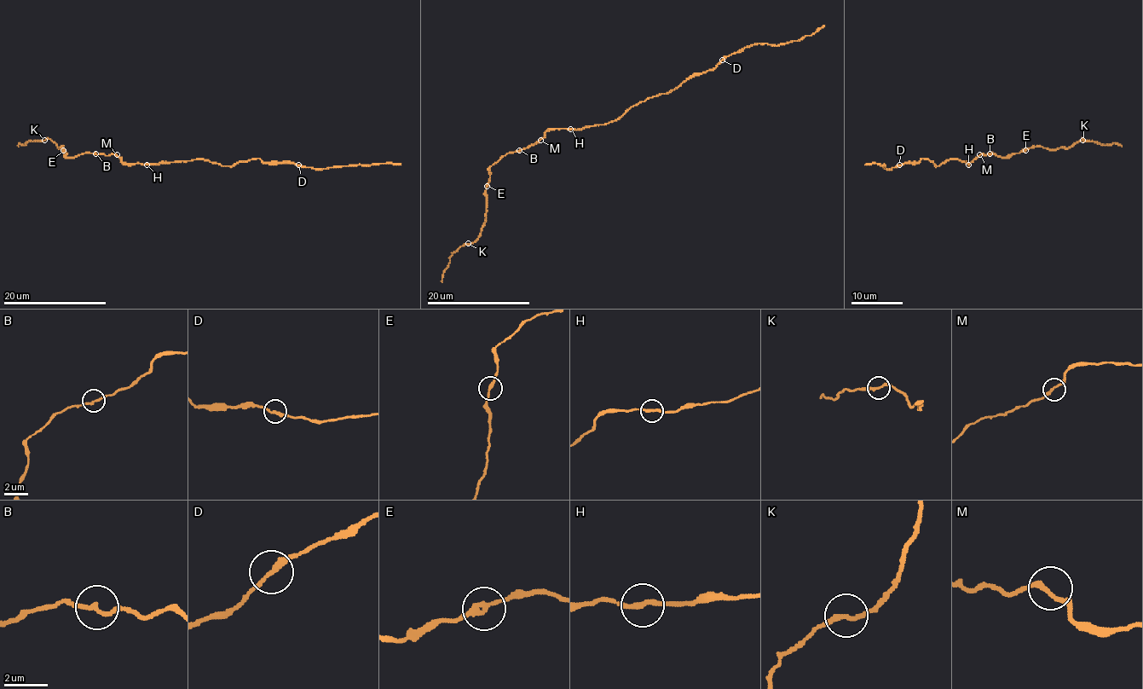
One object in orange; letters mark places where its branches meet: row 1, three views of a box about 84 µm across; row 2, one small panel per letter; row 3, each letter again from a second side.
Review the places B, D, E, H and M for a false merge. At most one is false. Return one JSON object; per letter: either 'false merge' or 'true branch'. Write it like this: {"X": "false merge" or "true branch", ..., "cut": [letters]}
{"B": "true branch", "D": "true branch", "E": "true branch", "H": "true branch", "M": "true branch", "cut": []}

